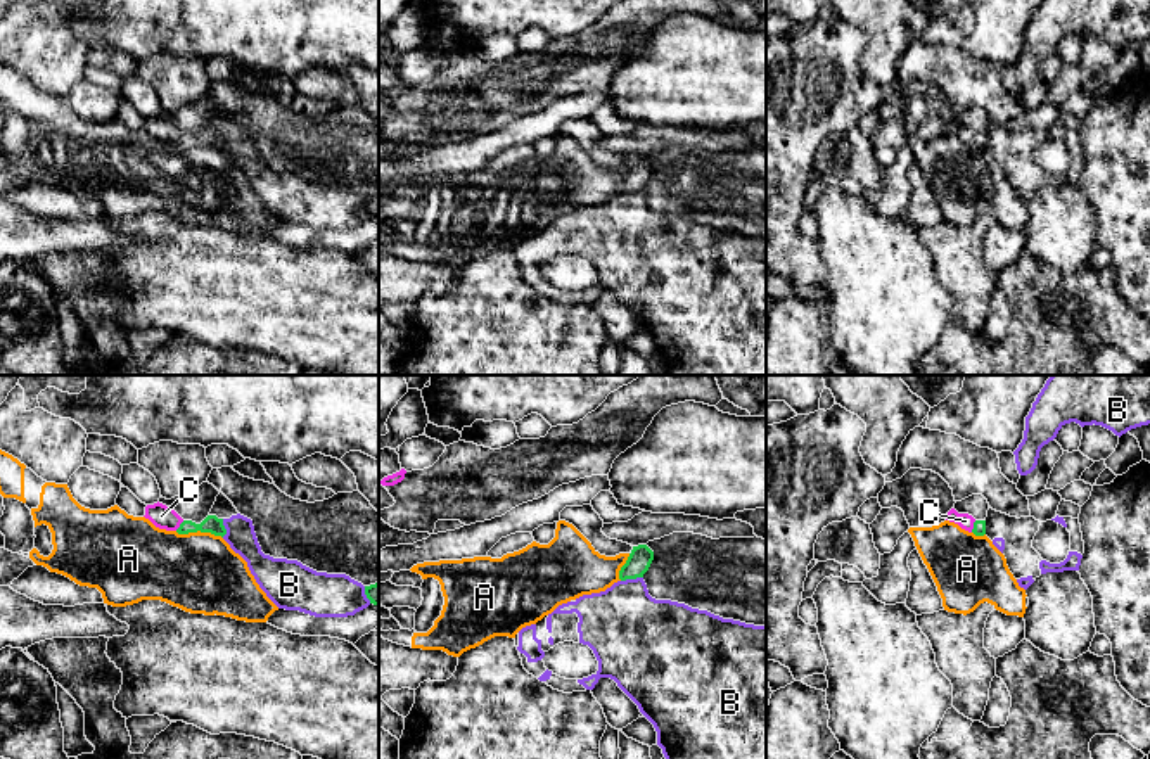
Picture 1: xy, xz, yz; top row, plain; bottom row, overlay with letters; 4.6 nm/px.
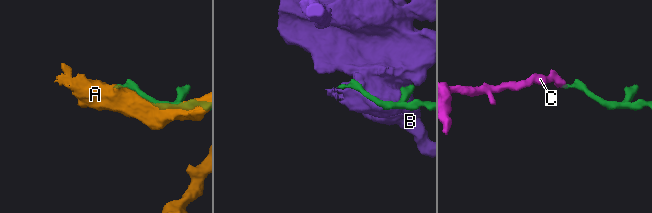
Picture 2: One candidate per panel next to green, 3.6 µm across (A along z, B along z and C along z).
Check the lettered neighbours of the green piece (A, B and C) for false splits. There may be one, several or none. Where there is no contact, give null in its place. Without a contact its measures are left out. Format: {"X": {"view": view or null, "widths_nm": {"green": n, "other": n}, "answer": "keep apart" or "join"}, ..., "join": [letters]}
{"A": {"view": "xy", "widths_nm": {"green": 80, "other": 380}, "answer": "keep apart"}, "B": {"view": "xz", "widths_nm": {"green": 110, "other": 380}, "answer": "keep apart"}, "C": {"view": "yz", "widths_nm": {"green": 60, "other": 70}, "answer": "join"}, "join": ["C"]}

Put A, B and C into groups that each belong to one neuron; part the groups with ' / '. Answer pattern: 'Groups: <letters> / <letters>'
Groups: A / B / C

